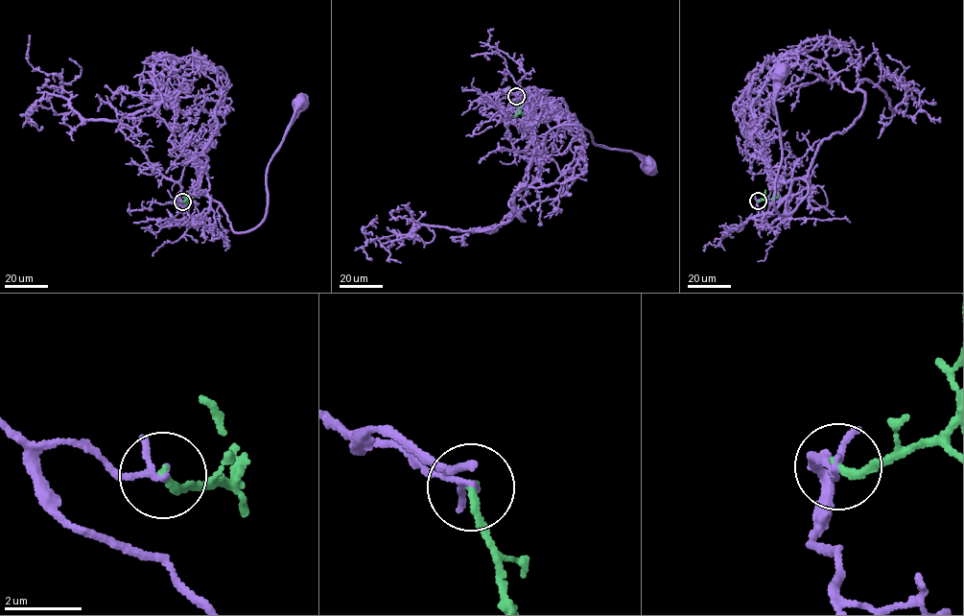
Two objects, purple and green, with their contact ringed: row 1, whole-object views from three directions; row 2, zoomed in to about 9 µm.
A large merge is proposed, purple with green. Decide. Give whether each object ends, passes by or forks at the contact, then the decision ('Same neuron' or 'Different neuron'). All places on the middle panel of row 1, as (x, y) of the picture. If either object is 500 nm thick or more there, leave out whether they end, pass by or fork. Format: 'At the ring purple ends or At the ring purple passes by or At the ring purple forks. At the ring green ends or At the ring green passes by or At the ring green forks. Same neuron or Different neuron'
At the ring purple passes by. At the ring green ends. Different neuron

